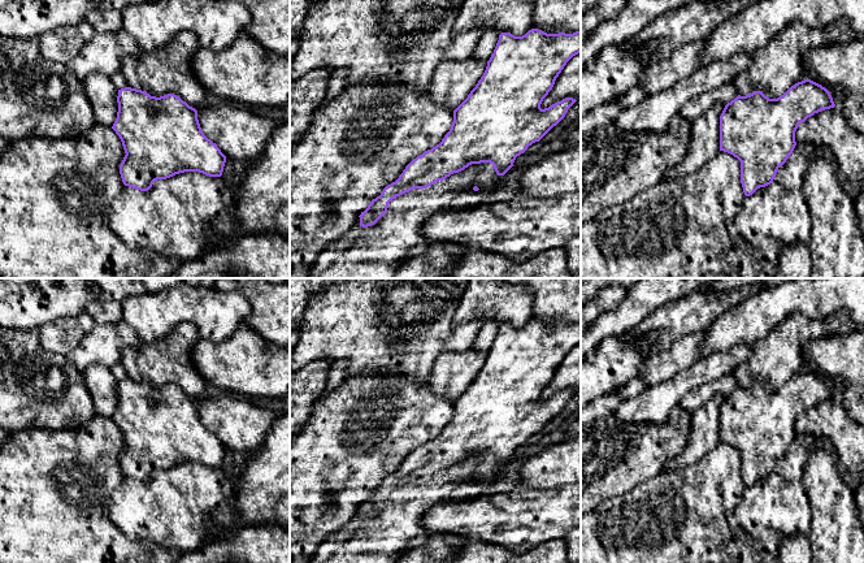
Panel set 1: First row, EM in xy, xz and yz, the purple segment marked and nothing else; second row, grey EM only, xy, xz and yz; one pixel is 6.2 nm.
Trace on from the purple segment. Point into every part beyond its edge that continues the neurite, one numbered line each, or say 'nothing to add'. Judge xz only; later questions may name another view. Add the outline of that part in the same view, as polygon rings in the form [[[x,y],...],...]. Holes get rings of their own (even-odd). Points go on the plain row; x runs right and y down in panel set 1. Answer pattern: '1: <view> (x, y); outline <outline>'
nothing to add

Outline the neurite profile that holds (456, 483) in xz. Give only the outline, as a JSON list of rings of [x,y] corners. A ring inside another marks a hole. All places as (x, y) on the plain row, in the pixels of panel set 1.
[[[490,454],[472,455],[426,480],[413,480],[388,494],[387,503],[372,517],[362,519],[360,508],[340,530],[318,546],[309,563],[396,563],[405,551],[426,543],[430,533],[421,527],[421,516],[444,501],[466,501],[483,494],[495,481],[504,478],[505,465],[498,467]]]

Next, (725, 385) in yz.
[[[726,374],[716,382],[703,385],[692,391],[690,391],[678,404],[681,408],[689,413],[694,413],[700,408],[708,399],[713,395],[726,397],[738,387],[738,382],[733,374]]]

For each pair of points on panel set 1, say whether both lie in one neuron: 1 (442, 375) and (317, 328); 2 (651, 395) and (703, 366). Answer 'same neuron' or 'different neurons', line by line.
1: different neurons
2: same neuron

